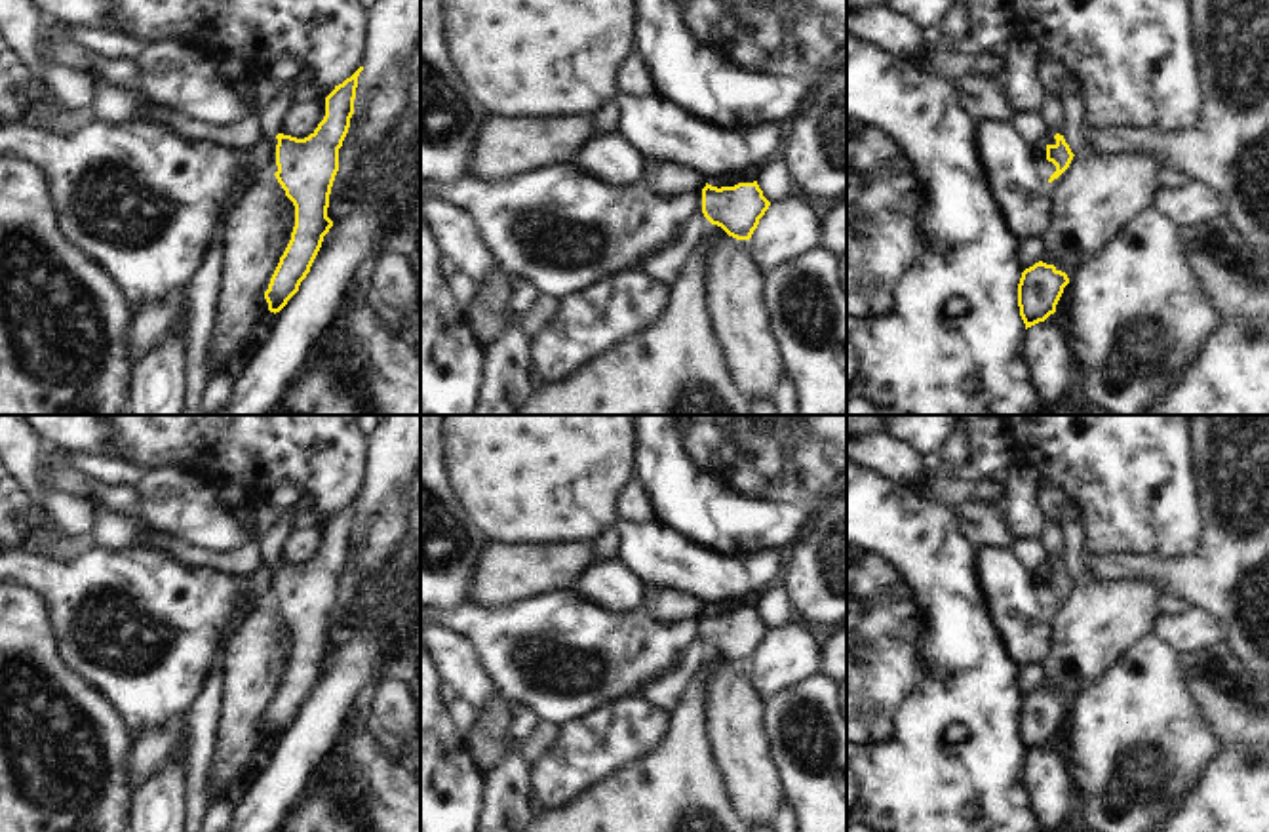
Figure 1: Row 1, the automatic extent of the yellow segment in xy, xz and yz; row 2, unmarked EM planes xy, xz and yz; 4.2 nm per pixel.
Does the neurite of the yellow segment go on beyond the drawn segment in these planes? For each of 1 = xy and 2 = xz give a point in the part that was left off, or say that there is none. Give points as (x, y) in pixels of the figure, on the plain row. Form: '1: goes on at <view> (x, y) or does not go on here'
1: does not go on here
2: does not go on here

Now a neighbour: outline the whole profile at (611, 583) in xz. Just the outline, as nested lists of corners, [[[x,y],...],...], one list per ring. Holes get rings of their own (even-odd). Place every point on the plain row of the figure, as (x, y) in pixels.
[[[622,560],[597,564],[575,590],[615,611],[635,611],[645,600],[647,581]]]

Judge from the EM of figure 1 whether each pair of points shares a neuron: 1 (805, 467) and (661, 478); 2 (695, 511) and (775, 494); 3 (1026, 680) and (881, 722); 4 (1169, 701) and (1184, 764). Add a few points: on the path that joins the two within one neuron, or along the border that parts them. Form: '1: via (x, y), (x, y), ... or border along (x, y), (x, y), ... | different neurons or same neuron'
1: via (769, 461), (697, 461) | same neuron
2: via (714, 501), (756, 501) | same neuron
3: border along (1016, 671), (1016, 690), (1022, 697) | different neurons
4: via (1169, 716), (1169, 741), (1174, 749) | same neuron

